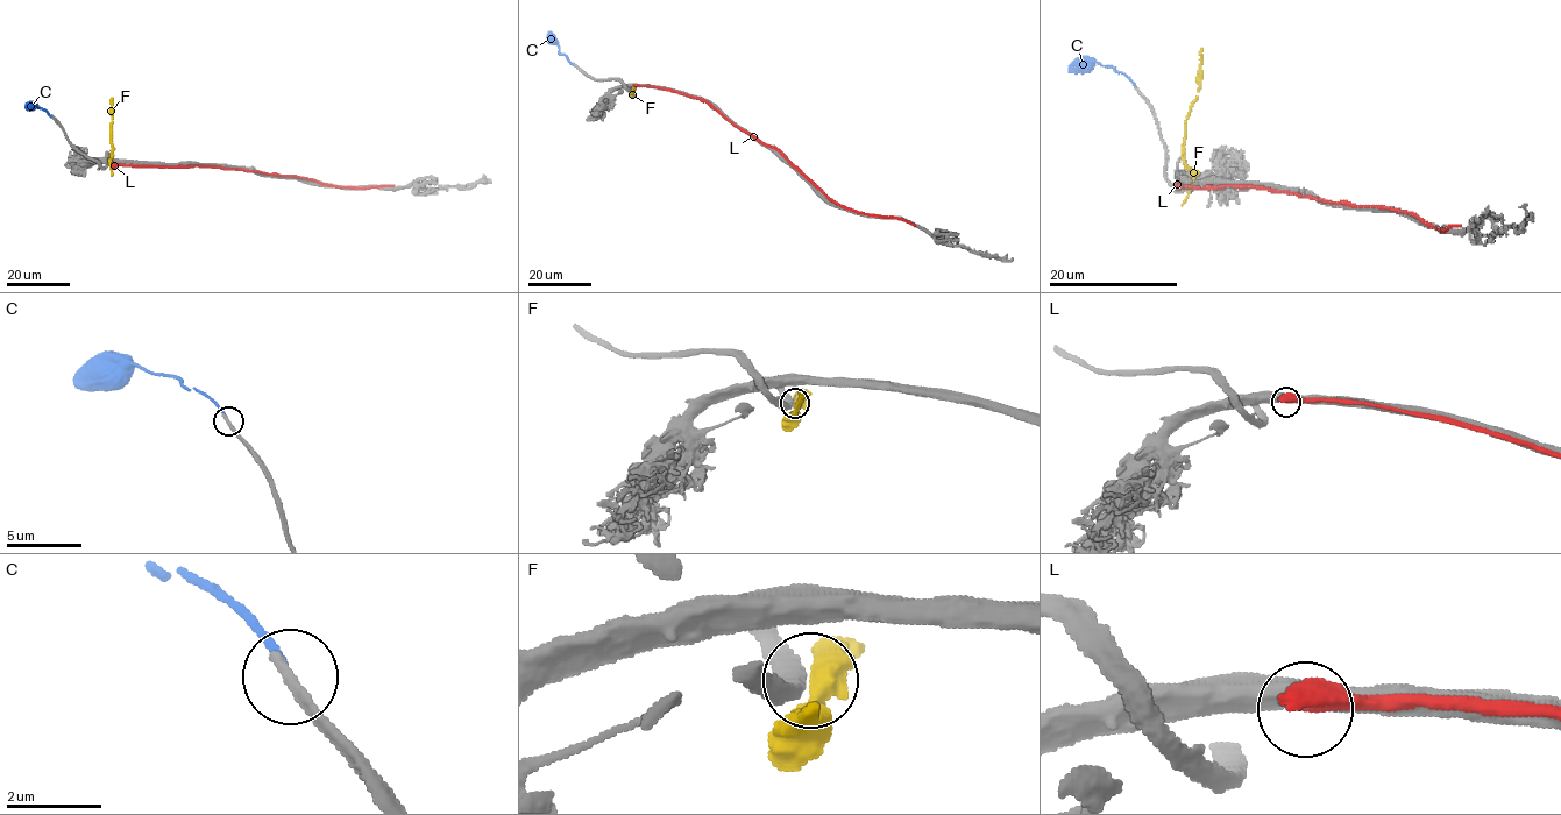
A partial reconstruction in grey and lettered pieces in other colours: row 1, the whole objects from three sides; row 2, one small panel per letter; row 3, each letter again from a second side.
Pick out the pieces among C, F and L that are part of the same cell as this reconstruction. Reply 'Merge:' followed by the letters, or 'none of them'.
Merge: none of them

